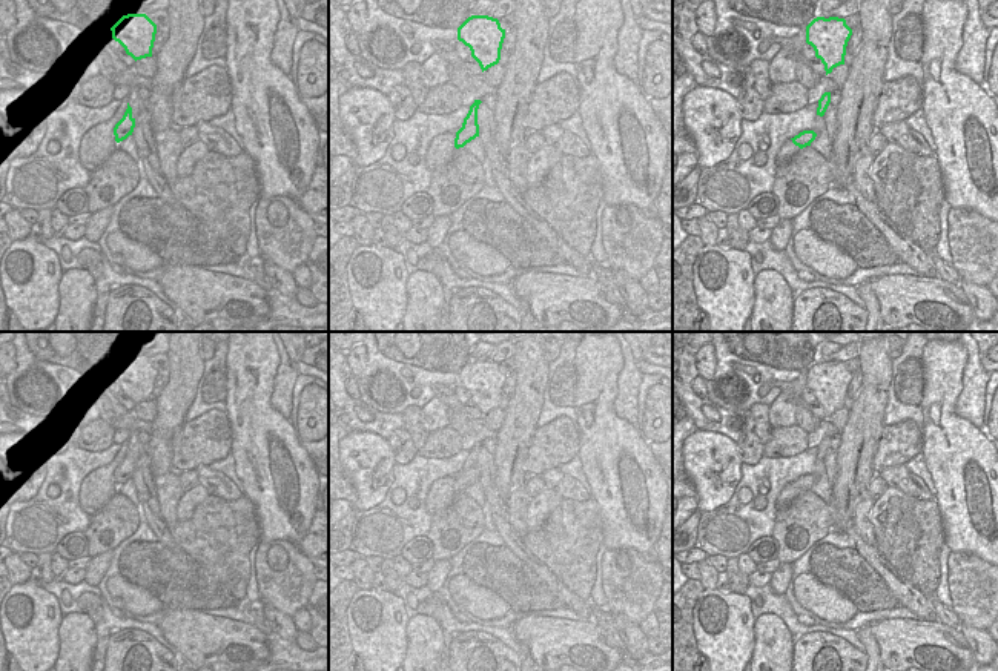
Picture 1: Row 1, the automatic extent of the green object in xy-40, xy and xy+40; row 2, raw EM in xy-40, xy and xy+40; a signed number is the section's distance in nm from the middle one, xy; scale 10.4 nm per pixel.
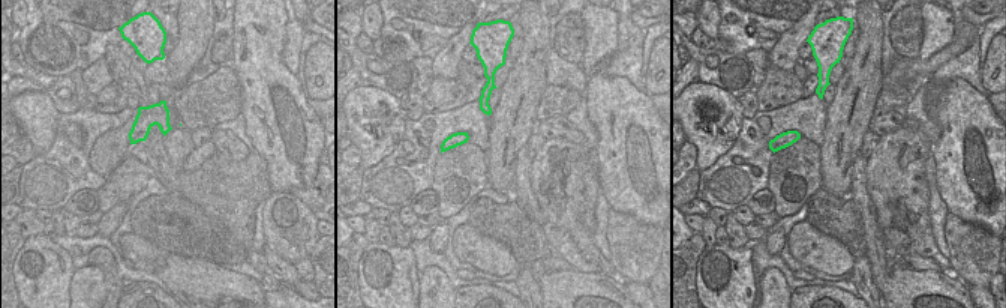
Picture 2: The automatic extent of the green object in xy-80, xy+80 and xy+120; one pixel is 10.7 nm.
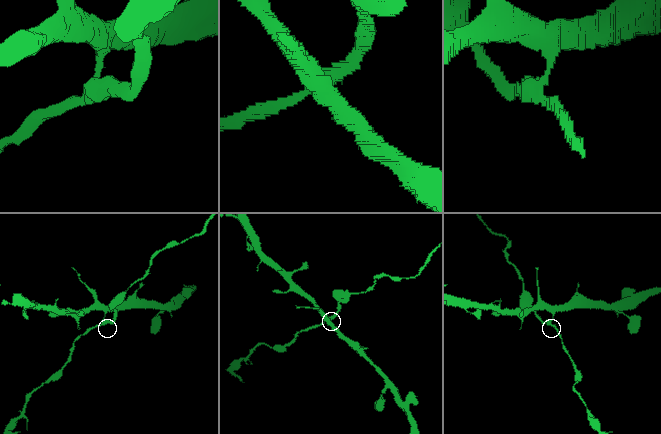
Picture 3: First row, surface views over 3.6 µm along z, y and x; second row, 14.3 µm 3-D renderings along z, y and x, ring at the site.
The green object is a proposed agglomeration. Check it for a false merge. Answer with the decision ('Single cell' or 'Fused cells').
Fused cells

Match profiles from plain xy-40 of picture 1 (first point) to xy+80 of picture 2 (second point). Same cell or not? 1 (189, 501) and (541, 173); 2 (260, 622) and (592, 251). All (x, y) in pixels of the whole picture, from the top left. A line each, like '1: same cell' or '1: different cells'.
1: same cell
2: same cell

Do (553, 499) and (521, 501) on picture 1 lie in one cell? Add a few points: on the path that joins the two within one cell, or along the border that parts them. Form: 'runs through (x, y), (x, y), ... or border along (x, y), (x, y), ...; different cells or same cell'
border along (530, 499), (527, 530); different cells

